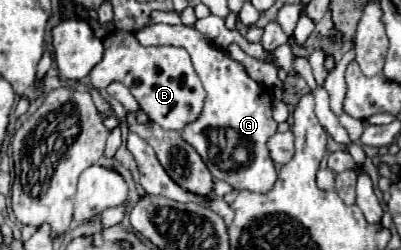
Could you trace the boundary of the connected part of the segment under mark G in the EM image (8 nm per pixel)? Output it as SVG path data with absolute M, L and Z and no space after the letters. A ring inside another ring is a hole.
M150 24L134 32L142 46L170 44L184 48L194 64L198 78L206 90L204 108L198 120L190 122L182 130L182 138L202 156L214 178L228 182L234 190L268 192L276 182L276 168L268 156L266 140L276 132L276 122L270 108L270 92L254 82L246 70L232 60L224 50L210 44L198 30L188 26Z

